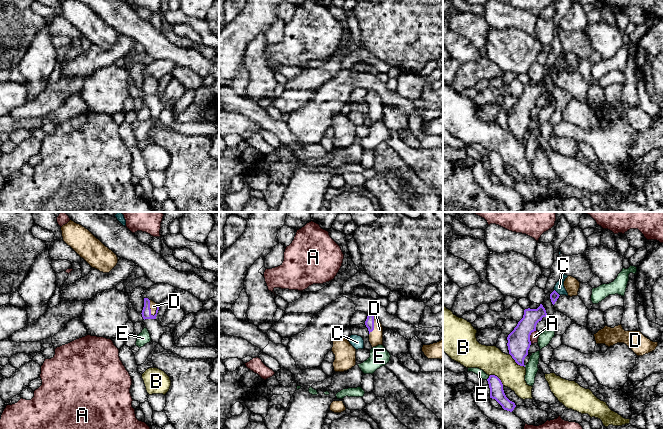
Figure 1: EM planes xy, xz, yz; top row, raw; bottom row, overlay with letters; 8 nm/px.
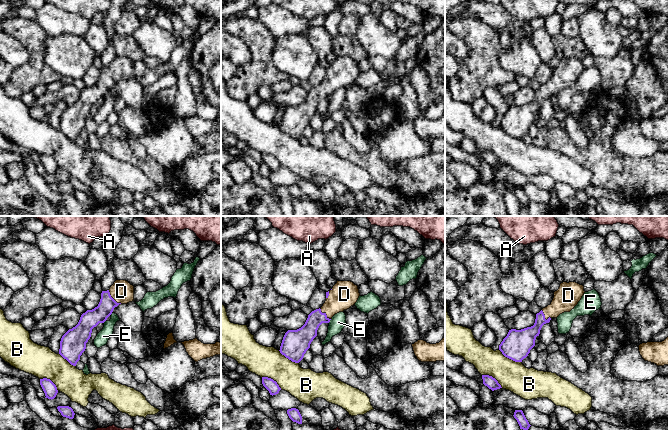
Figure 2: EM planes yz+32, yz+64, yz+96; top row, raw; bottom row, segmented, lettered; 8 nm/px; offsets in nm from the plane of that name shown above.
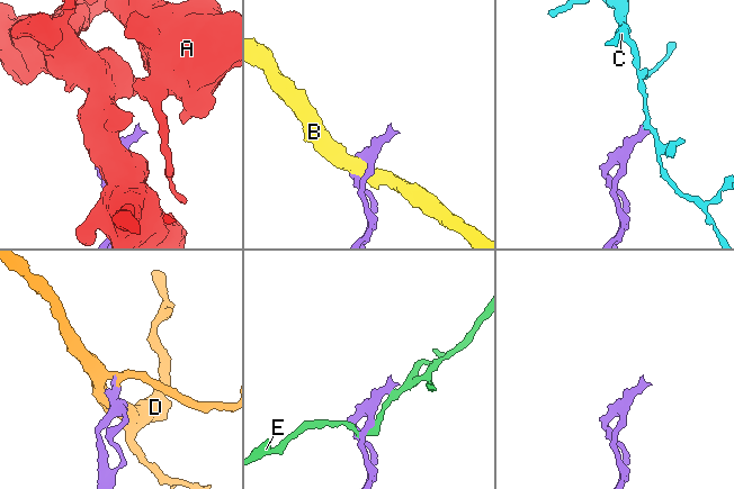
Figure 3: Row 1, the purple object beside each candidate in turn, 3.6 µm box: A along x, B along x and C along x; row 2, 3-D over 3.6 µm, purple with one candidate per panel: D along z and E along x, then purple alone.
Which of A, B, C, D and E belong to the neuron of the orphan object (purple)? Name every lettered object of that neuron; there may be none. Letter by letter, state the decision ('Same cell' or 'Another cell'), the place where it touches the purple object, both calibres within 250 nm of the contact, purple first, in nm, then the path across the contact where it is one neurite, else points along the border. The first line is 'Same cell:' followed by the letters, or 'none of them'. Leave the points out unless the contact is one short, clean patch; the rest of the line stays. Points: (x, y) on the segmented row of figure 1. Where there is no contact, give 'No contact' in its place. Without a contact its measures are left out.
Same cell: D
A: Another cell. Touches purple at yz (529, 336). Thickness 180 nm (purple) against 70 nm
B: Another cell. Touches purple at yz (516, 362). Thickness 180 nm (purple) against 220 nm. Boundary: yz (509, 353), (518, 364), (524, 367)
C: Another cell. Touches purple at yz (556, 292). Thickness 70 nm (purple) against 80 nm. Boundary: yz (554, 289), (559, 295)
D: Same cell. Touches purple at xy (149, 308). Thickness 80 nm (purple) against 60 nm. Path across: xy (146, 312), (149, 308), (153, 306)
E: Another cell. Touches purple at yz (488, 378). Thickness 110 nm (purple) against 60 nm

